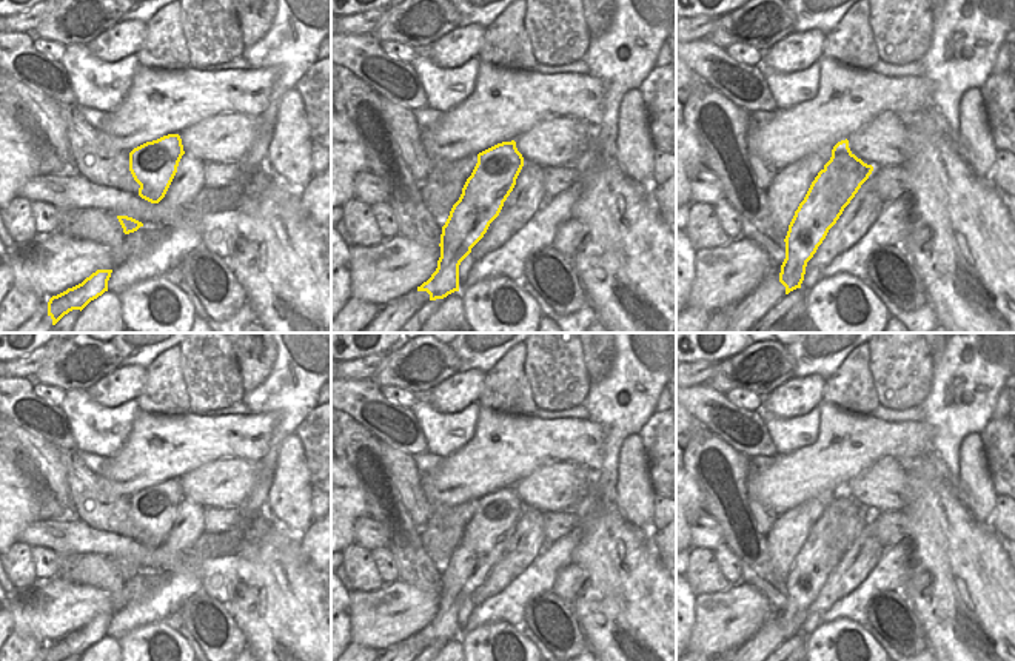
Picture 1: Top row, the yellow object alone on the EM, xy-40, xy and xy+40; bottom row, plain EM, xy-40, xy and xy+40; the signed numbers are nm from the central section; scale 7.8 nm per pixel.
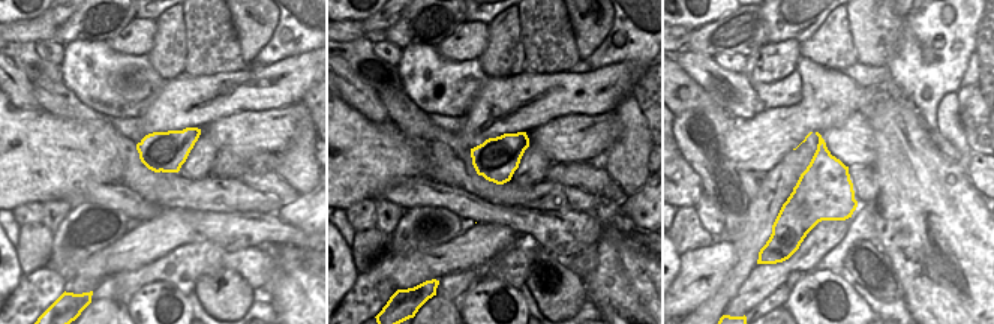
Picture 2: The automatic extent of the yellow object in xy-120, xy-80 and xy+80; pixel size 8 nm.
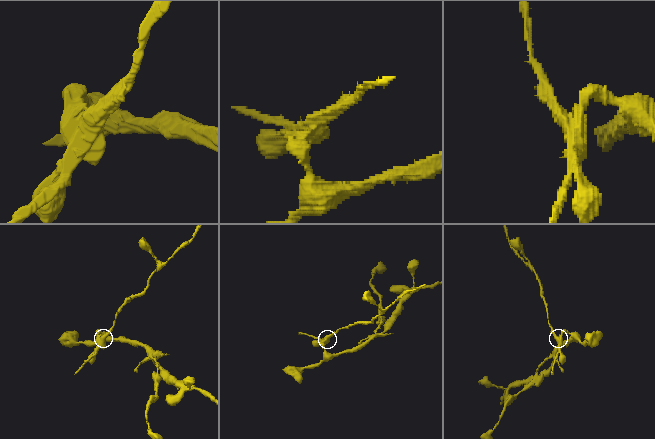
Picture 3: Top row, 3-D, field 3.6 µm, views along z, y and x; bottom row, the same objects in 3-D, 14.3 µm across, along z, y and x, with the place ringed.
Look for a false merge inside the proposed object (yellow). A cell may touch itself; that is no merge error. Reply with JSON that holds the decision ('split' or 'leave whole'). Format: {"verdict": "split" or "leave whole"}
{"verdict": "split"}

